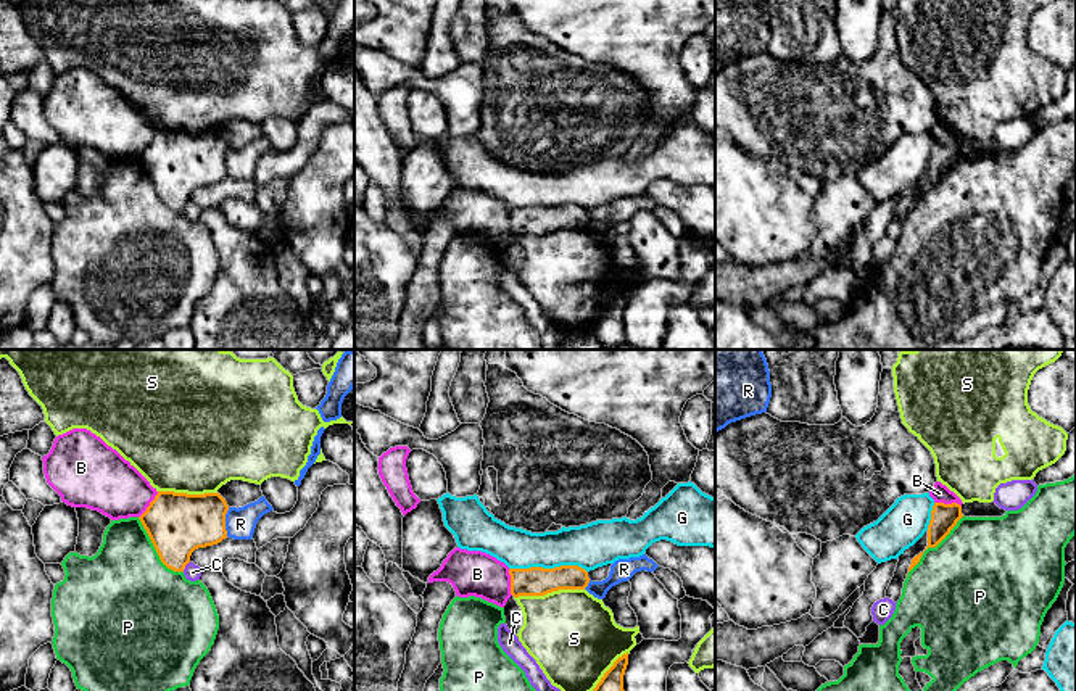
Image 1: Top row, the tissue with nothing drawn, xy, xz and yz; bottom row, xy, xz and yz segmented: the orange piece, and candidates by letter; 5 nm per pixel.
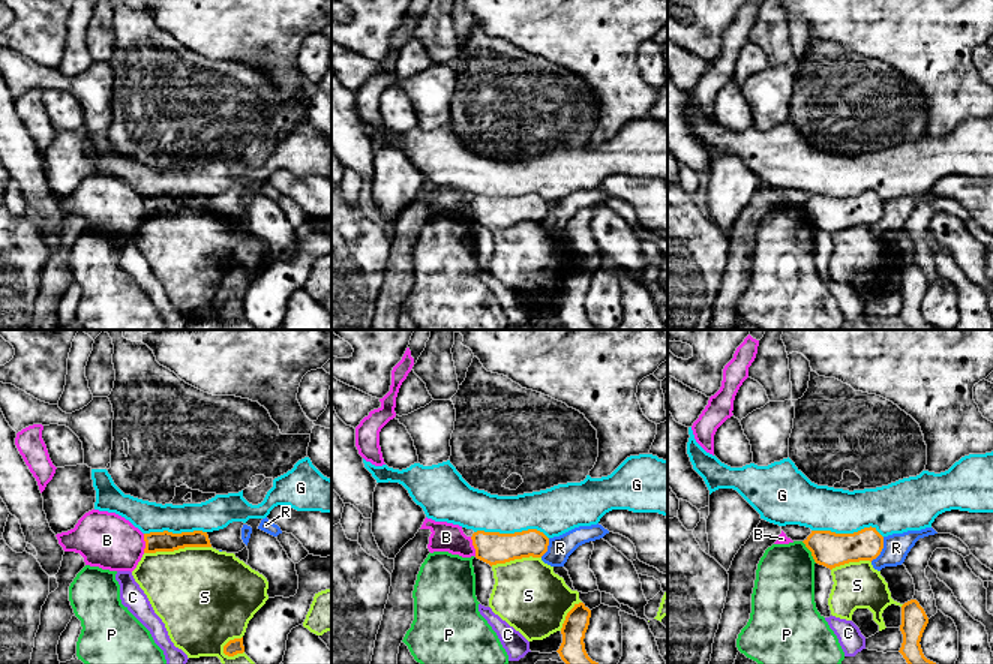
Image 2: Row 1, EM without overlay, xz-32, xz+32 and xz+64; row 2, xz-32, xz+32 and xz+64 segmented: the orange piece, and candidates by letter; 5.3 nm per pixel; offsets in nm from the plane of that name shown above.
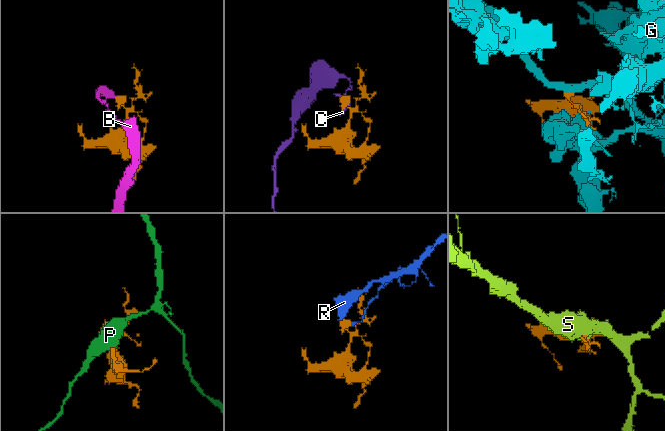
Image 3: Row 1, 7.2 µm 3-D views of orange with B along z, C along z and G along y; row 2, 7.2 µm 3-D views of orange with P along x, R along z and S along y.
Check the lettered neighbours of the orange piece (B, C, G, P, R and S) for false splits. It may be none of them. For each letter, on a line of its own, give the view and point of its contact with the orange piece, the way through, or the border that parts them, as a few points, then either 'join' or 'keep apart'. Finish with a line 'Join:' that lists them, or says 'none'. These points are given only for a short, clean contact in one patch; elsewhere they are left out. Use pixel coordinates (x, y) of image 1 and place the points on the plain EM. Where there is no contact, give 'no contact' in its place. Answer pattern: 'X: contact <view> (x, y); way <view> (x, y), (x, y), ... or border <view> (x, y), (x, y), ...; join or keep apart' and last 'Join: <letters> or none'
B: contact xz (511, 221); border xz (508, 208), (513, 234); keep apart
C: contact xy (186, 203); keep apart
G: contact xz (548, 208); join
P: contact xy (155, 187); keep apart
R: contact xy (224, 161); border xy (229, 147), (226, 153), (226, 174); keep apart
S: contact xz (548, 231); keep apart
Join: G

